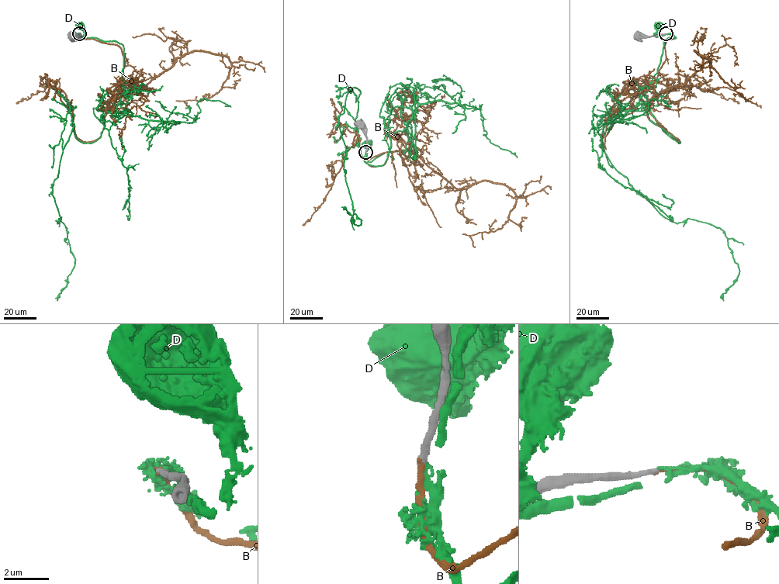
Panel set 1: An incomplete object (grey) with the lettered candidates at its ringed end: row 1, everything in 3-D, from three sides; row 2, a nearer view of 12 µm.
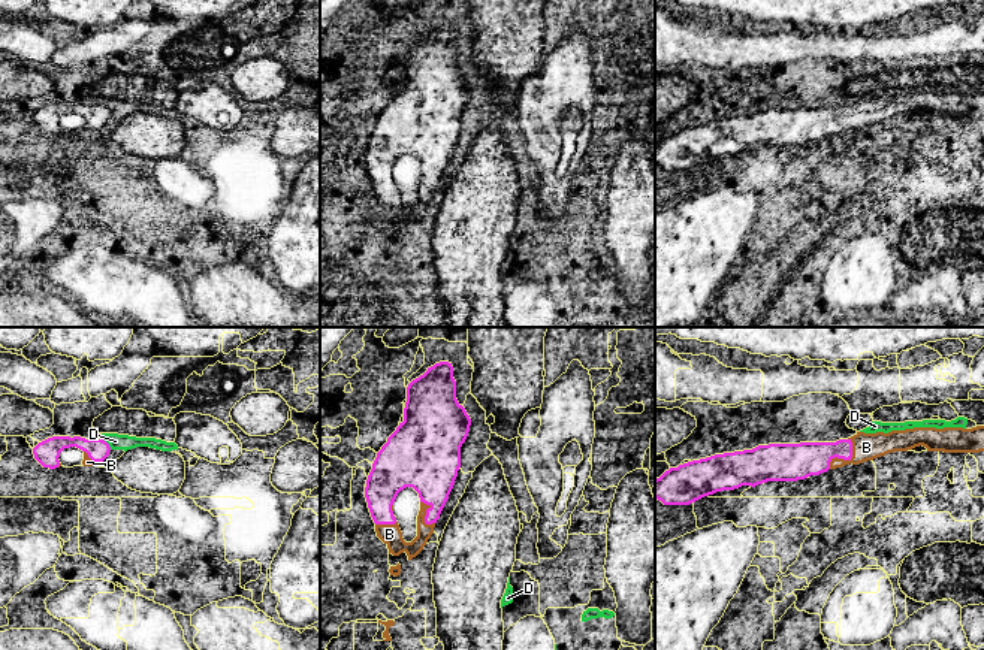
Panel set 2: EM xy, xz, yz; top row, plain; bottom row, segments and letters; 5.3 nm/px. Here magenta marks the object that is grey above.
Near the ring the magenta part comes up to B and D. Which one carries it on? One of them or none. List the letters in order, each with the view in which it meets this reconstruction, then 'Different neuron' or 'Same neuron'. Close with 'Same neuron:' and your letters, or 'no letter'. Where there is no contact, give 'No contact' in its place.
B: Touches magenta in yz. Same neuron
D: Touches magenta in xy. Different neuron
Same neuron: B

